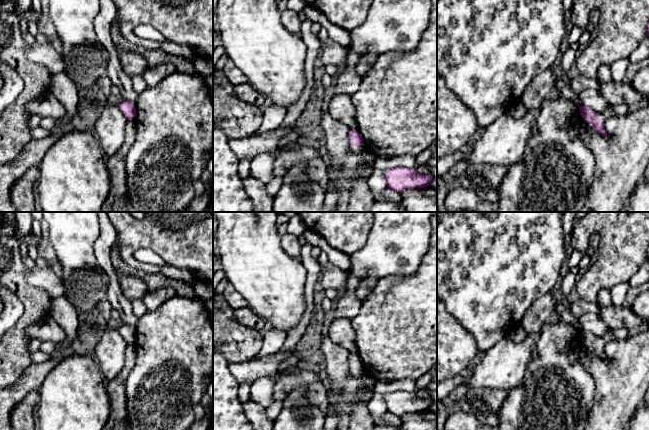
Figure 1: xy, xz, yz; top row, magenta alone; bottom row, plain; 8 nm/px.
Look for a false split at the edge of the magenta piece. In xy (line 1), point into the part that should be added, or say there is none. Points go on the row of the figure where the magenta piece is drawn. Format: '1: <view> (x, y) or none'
1: none

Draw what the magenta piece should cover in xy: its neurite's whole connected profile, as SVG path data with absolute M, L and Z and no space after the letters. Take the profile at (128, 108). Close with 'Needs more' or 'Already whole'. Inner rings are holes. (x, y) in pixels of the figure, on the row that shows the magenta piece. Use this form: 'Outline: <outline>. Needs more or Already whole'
Outline: M123 101L119 104L121 111L125 114L127 119L133 119L136 115L136 108L133 103Z. Already whole

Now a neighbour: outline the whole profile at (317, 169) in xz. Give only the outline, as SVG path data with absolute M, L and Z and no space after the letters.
M318 157L306 162L306 173L314 181L325 187L329 182L329 165L325 157Z

